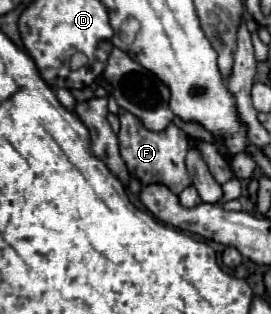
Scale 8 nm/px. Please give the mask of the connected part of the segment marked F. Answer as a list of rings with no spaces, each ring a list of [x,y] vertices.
[[[120,108],[118,118],[120,118],[120,132],[118,132],[120,154],[134,178],[138,178],[144,186],[160,182],[166,188],[170,188],[174,194],[180,194],[180,190],[184,190],[192,184],[192,180],[188,178],[186,166],[184,166],[184,158],[186,158],[186,150],[188,150],[188,136],[182,130],[178,134],[176,124],[170,124],[162,132],[152,132],[152,130],[144,128],[144,124],[128,110]]]

